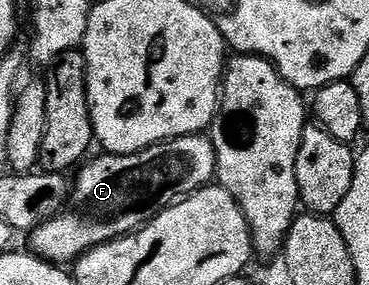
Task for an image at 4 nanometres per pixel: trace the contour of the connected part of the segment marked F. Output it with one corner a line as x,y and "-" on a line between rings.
202,133
169,139
140,153
103,154
101,158
91,158
77,172
70,215
69,211
58,215
29,232
29,250
38,258
59,265
73,264
94,248
146,227
162,211
175,207
200,188
211,186
218,173
214,140

